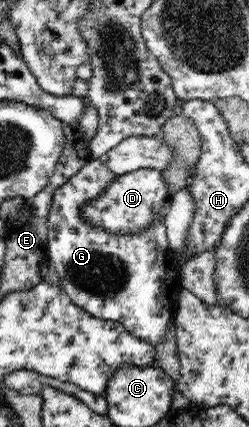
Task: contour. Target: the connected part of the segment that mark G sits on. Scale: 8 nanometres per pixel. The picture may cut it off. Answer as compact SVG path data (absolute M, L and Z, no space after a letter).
M93 159L64 185L55 189L46 221L47 255L60 279L61 287L77 307L92 317L122 324L135 337L155 347L168 337L169 324L177 313L178 293L183 289L181 277L175 271L174 253L169 246L165 222L156 220L137 234L112 234L104 228L94 228L80 214L80 205L100 197L116 177L99 159Z

